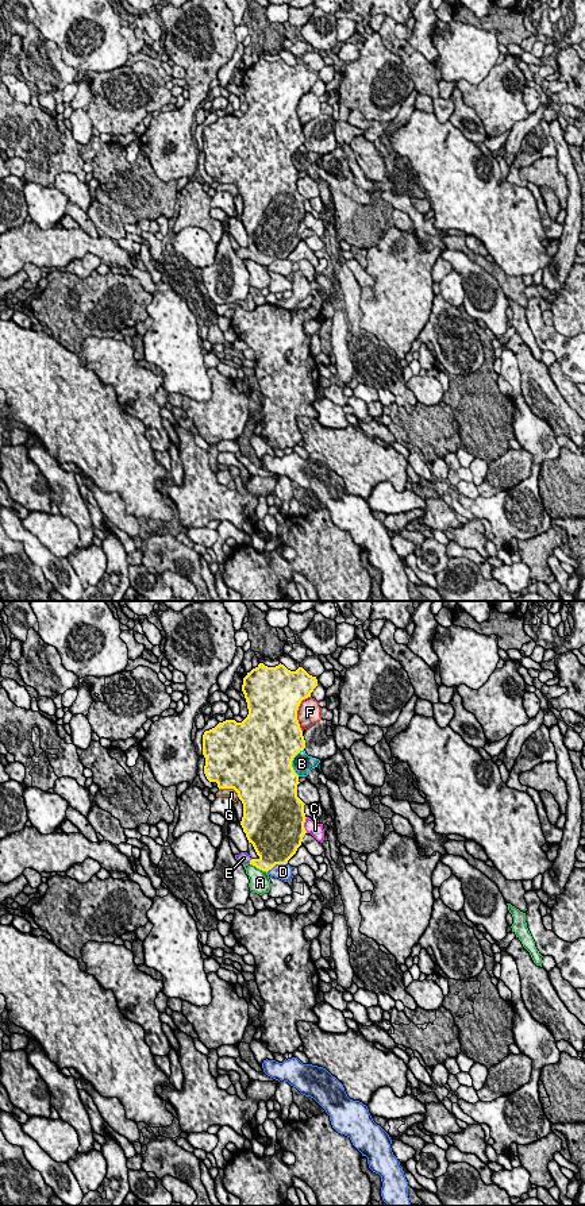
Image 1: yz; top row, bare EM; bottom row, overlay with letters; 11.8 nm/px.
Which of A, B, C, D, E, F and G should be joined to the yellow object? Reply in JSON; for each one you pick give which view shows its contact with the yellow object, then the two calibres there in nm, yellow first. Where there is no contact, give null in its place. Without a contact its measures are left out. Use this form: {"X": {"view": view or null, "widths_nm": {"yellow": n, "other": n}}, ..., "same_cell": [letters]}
{"E": {"view": "yz", "widths_nm": {"yellow": 280, "other": 160}}, "same_cell": ["E"]}

